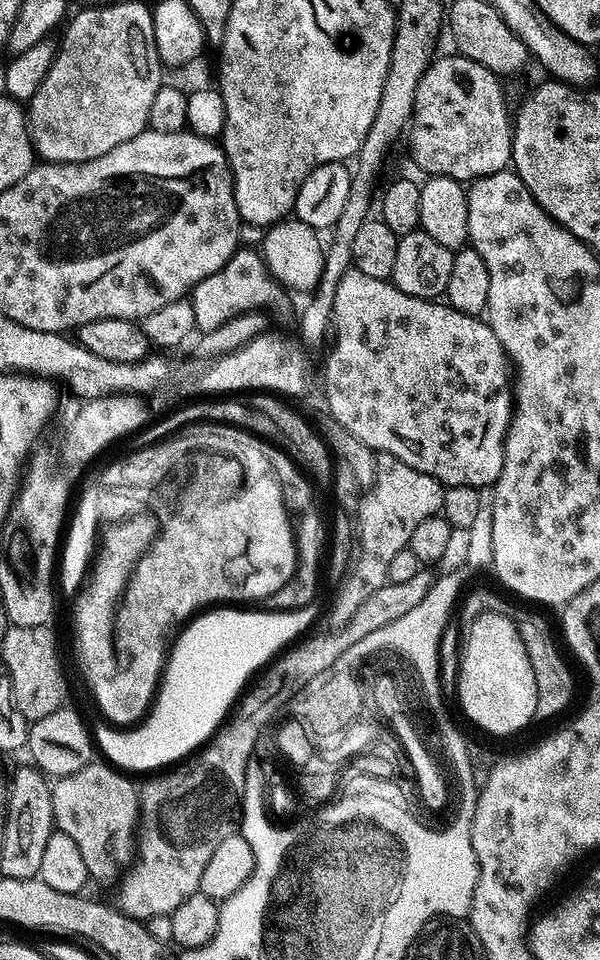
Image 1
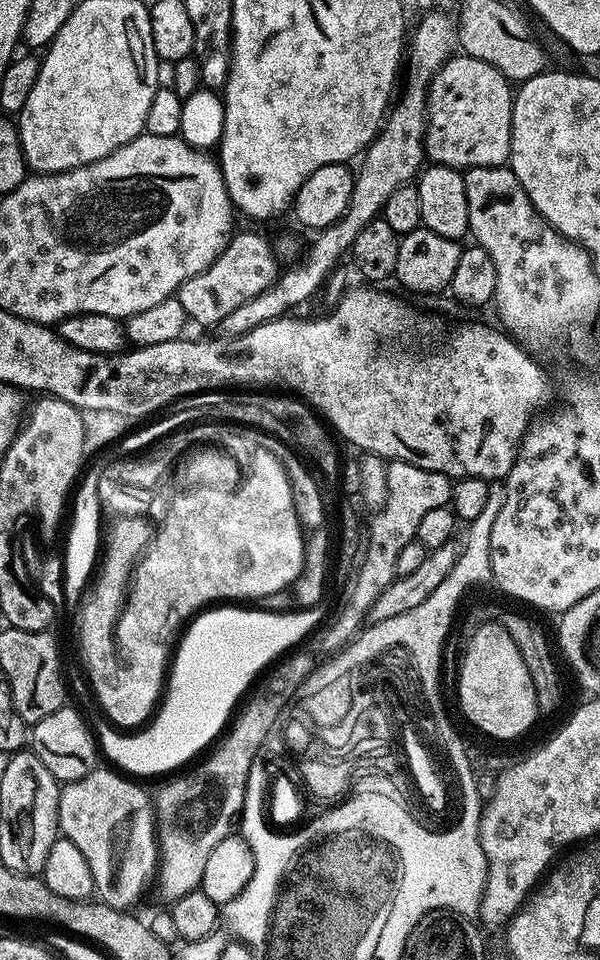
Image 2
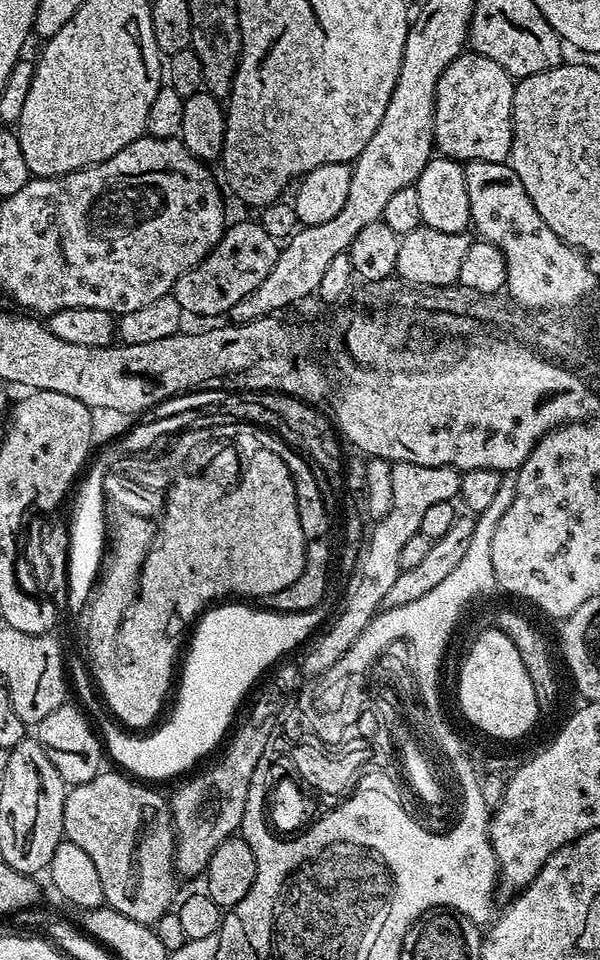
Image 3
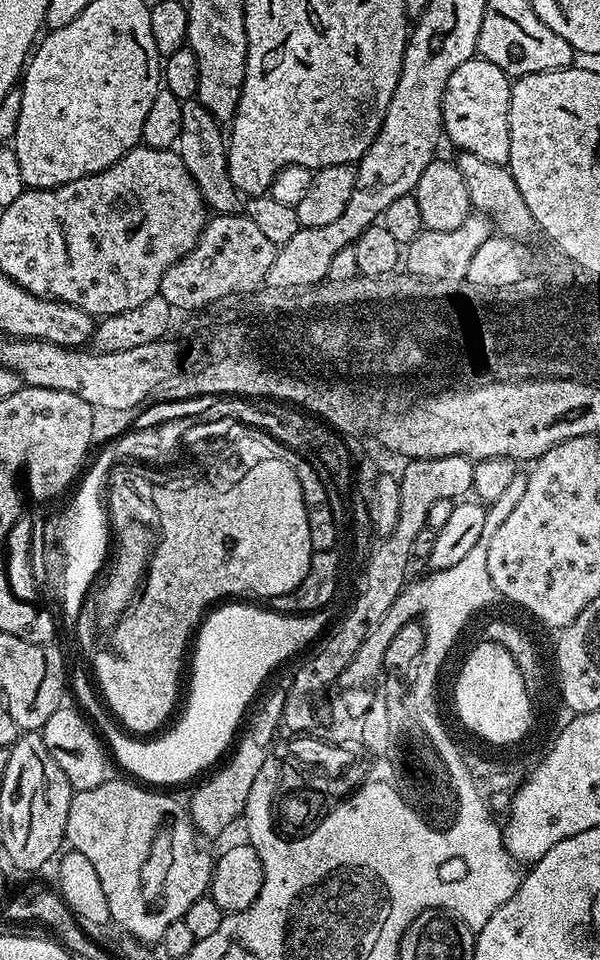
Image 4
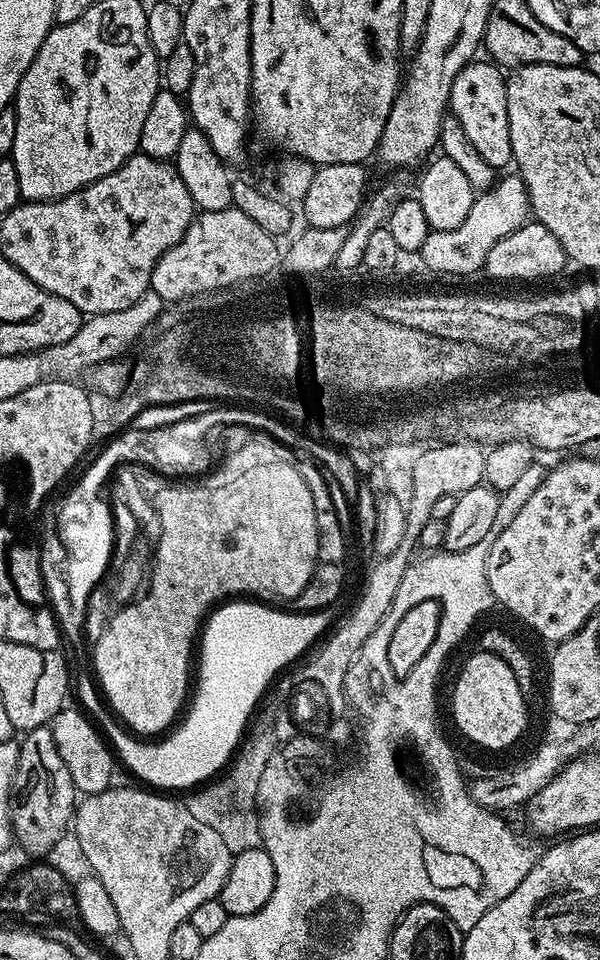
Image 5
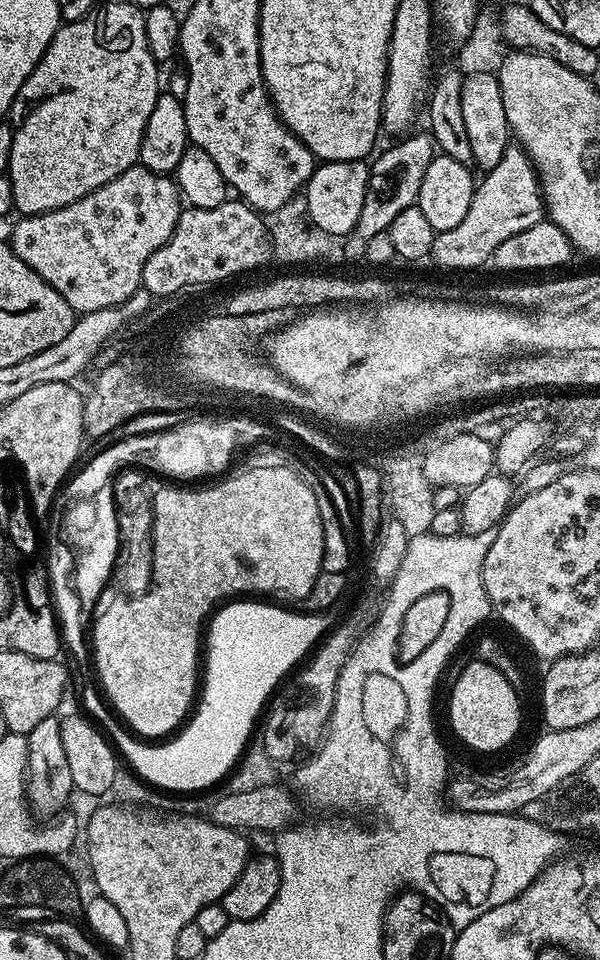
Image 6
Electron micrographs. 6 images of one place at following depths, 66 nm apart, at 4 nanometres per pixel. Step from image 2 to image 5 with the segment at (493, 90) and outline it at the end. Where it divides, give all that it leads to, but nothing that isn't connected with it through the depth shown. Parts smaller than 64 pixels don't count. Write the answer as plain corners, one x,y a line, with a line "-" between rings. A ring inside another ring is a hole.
473,62
465,66
454,78
448,108
451,115
458,118
466,138
490,162
490,166
497,170
504,170
512,164
512,147
510,146
510,126
508,125
508,111
506,110
506,76
495,63
479,64

